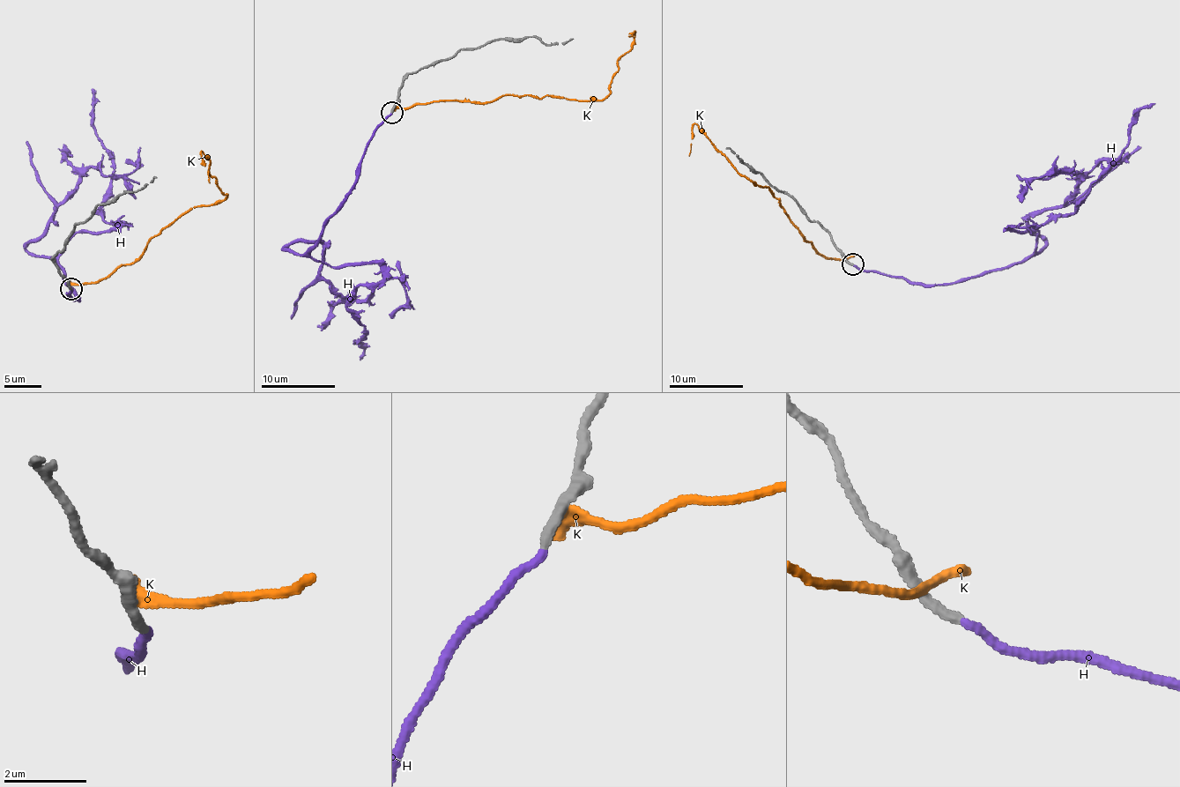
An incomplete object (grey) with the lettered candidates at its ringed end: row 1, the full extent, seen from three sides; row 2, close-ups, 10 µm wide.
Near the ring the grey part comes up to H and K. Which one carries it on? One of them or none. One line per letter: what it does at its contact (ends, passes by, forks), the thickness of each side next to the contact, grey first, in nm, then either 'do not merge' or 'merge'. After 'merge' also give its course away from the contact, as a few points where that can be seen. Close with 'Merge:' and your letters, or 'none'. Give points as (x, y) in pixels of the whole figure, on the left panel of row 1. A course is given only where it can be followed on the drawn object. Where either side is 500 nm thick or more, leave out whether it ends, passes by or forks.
H: it ends there; 260 nm thick on the grey side, 190 nm on the other; merge; it runs (71, 288), (80, 299), (61, 270), (64, 242), (126, 226), (100, 207), (115, 171), (93, 89)
K: it ends there; 400 nm thick on the grey side, 320 nm on the other; do not merge
Merge: H

